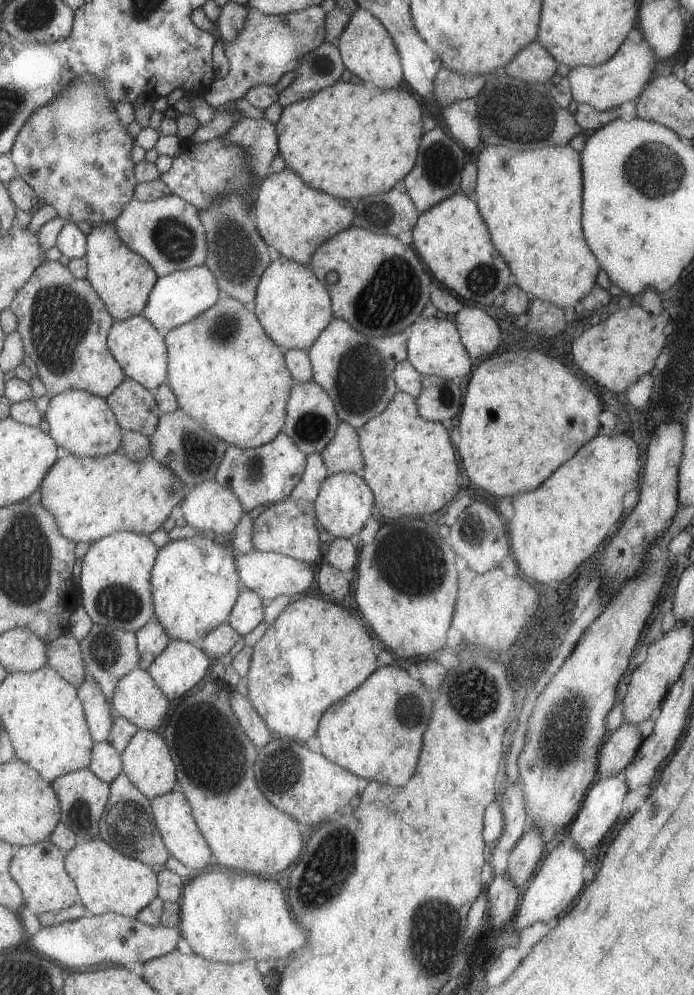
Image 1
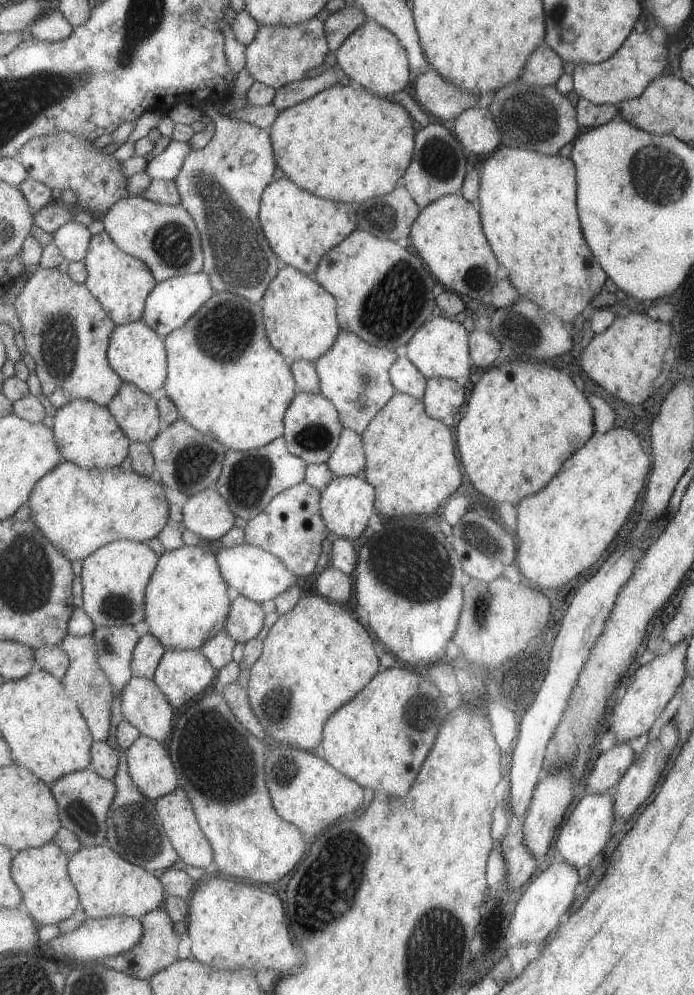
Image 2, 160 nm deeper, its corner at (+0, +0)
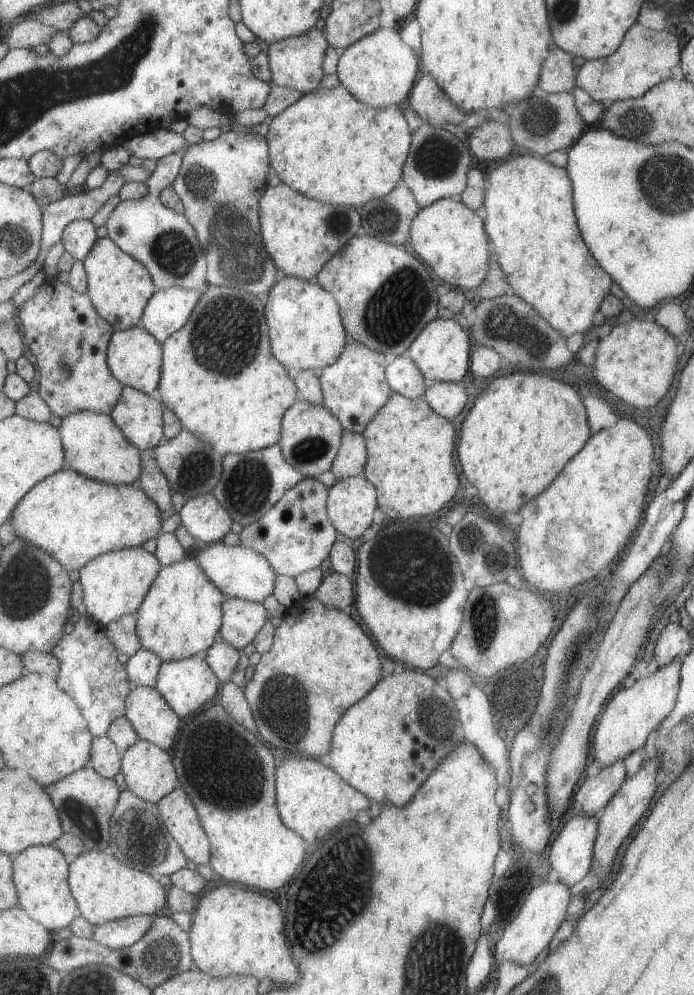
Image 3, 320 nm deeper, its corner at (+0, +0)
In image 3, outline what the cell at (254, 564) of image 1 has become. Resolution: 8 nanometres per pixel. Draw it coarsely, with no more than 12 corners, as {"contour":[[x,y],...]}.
{"contour":[[217,542],[196,556],[229,597],[262,603],[277,572],[261,552]]}

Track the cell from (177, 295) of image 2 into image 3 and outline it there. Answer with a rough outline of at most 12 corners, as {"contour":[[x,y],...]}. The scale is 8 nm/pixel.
{"contour":[[204,289],[153,294],[143,325],[163,345],[192,318]]}

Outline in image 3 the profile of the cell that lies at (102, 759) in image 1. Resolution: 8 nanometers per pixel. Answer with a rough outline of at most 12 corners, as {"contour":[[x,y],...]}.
{"contour":[[109,736],[95,737],[90,768],[109,779],[123,752]]}

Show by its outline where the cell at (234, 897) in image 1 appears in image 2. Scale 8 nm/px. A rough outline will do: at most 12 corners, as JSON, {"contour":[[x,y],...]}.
{"contour":[[214,877],[190,901],[188,954],[219,970],[301,966],[287,912]]}

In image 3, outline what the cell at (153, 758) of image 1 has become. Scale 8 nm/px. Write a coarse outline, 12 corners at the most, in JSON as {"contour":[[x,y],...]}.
{"contour":[[142,739],[123,754],[128,789],[153,804],[179,782],[171,754]]}

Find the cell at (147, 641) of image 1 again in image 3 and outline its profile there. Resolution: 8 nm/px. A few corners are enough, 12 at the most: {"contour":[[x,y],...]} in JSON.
{"contour":[[147,648],[125,665],[133,687],[157,687],[163,658]]}

